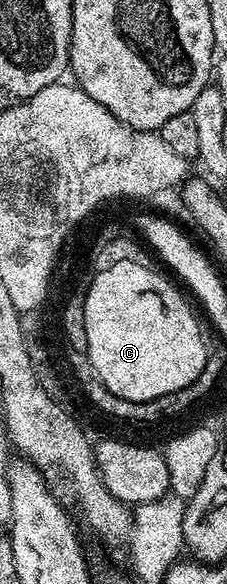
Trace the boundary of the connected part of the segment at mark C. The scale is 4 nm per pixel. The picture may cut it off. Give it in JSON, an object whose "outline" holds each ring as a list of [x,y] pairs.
{"outline":[[[120,261],[115,263],[109,270],[103,271],[97,269],[94,272],[93,282],[90,283],[89,289],[84,290],[85,295],[85,322],[87,323],[87,351],[94,372],[97,373],[98,379],[106,385],[107,389],[113,393],[117,393],[119,399],[147,401],[153,400],[157,396],[167,395],[168,392],[179,391],[180,388],[187,387],[205,367],[207,356],[207,345],[201,338],[201,325],[197,322],[197,317],[193,312],[194,306],[181,305],[181,297],[177,297],[177,293],[173,293],[173,289],[169,289],[169,285],[165,285],[165,281],[161,281],[161,277],[153,277],[153,273],[145,273],[145,269],[137,269],[137,265]]]}

